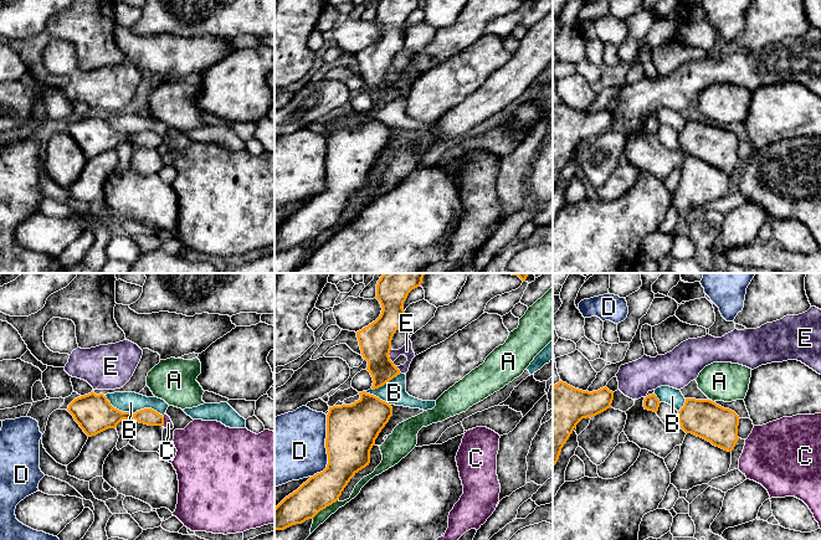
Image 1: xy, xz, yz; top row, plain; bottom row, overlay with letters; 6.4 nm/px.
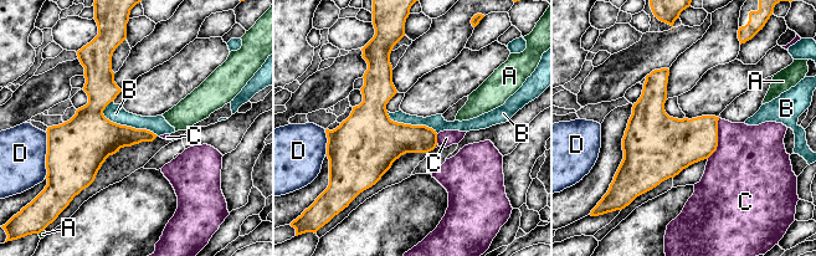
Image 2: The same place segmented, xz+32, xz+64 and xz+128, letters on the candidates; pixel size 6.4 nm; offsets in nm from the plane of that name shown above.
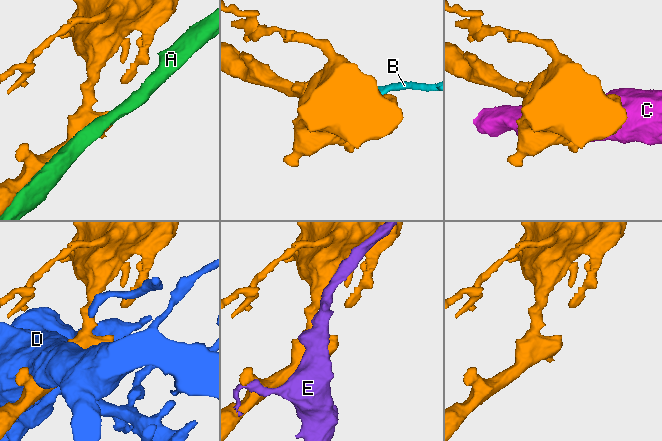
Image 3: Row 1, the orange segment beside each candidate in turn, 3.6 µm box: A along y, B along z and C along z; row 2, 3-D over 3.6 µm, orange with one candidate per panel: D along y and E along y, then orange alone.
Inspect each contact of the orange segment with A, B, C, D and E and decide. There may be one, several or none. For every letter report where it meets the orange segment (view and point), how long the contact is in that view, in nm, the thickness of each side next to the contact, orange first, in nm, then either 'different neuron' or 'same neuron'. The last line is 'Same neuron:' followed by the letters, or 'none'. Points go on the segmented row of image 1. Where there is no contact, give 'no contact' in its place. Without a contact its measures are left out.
A: contact xz (324, 508); length 200 nm; calibres 220 and 70 nm; different neuron
B: contact xy (133, 414); length 420 nm; calibres 240 and 130 nm; different neuron
C: contact xy (163, 421); length 60 nm; calibres 110 and 60 nm; different neuron
D: contact xz (326, 447); length 420 nm; calibres 320 and 440 nm; different neuron
E: contact xz (389, 356); length 100 nm; calibres 200 and 70 nm; different neuron
Same neuron: none

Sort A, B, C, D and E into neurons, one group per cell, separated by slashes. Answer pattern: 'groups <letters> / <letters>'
groups A / B / C / D / E

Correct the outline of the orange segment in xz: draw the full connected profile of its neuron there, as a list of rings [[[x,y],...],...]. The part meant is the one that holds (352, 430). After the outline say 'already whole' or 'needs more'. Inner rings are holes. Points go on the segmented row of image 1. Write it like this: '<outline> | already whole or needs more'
[[[359,392],[360,398],[352,405],[329,407],[327,415],[325,448],[327,468],[311,477],[296,492],[274,508],[274,531],[313,519],[320,510],[335,503],[350,479],[370,463],[370,451],[381,430],[392,416],[392,407],[379,397]]] | already whole

